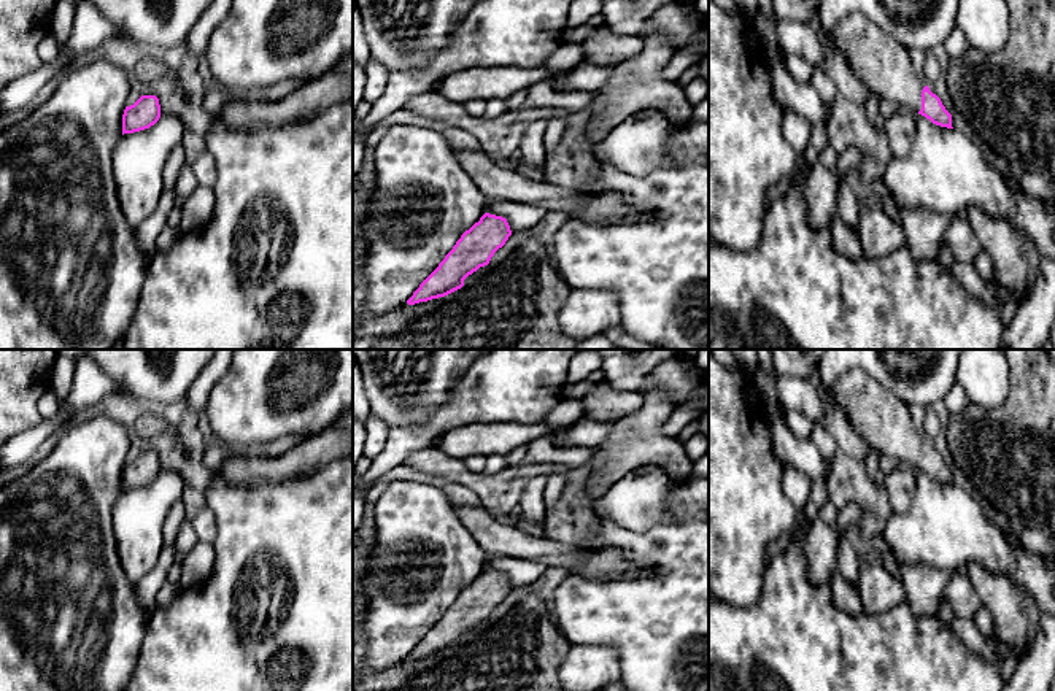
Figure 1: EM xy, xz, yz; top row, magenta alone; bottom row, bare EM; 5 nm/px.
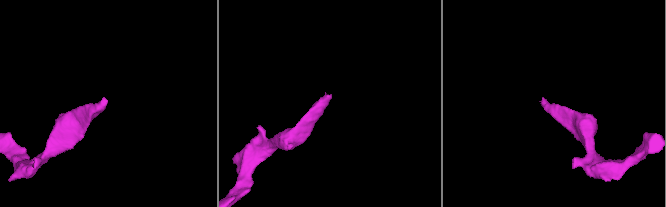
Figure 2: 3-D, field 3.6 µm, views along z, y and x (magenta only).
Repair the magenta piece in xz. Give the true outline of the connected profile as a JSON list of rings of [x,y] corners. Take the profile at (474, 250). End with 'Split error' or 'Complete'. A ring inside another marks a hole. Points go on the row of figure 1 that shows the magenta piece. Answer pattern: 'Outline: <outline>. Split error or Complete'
Outline: [[[485,213],[466,230],[439,267],[419,284],[408,305],[445,297],[464,286],[464,280],[489,264],[512,235],[505,218]]]. Complete

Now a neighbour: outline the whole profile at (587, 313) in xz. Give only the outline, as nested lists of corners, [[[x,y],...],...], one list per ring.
[[[570,288],[559,310],[559,326],[577,342],[605,335],[609,329],[621,326],[616,294],[605,289]]]

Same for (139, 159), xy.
[[[176,114],[160,116],[149,129],[124,133],[111,162],[121,211],[133,227],[157,207],[164,192],[164,167],[173,148],[181,146],[184,125]]]

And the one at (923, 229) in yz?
[[[926,208],[899,210],[901,227],[915,261],[928,261],[939,254],[939,246],[947,229],[956,222],[968,219],[966,213],[937,213]]]

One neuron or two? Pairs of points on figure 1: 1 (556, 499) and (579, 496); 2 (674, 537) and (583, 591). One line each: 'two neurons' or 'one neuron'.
1: two neurons
2: one neuron

